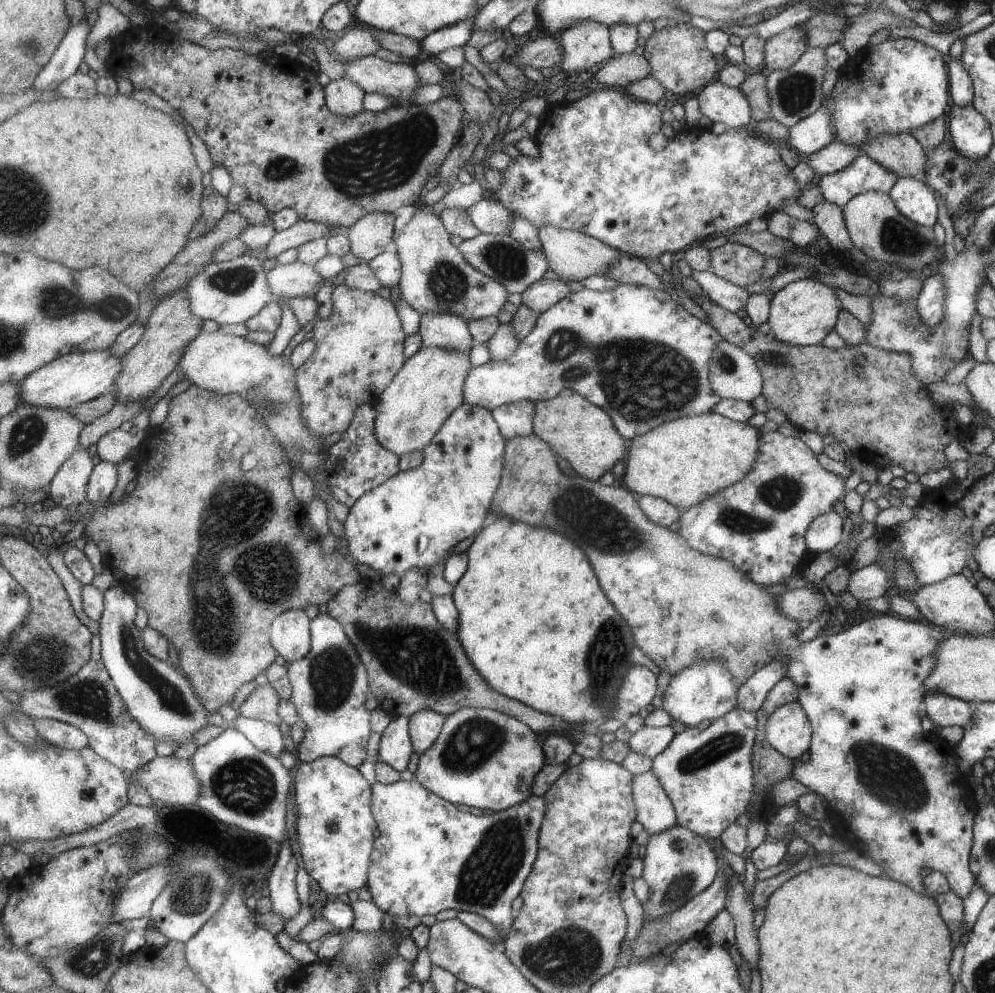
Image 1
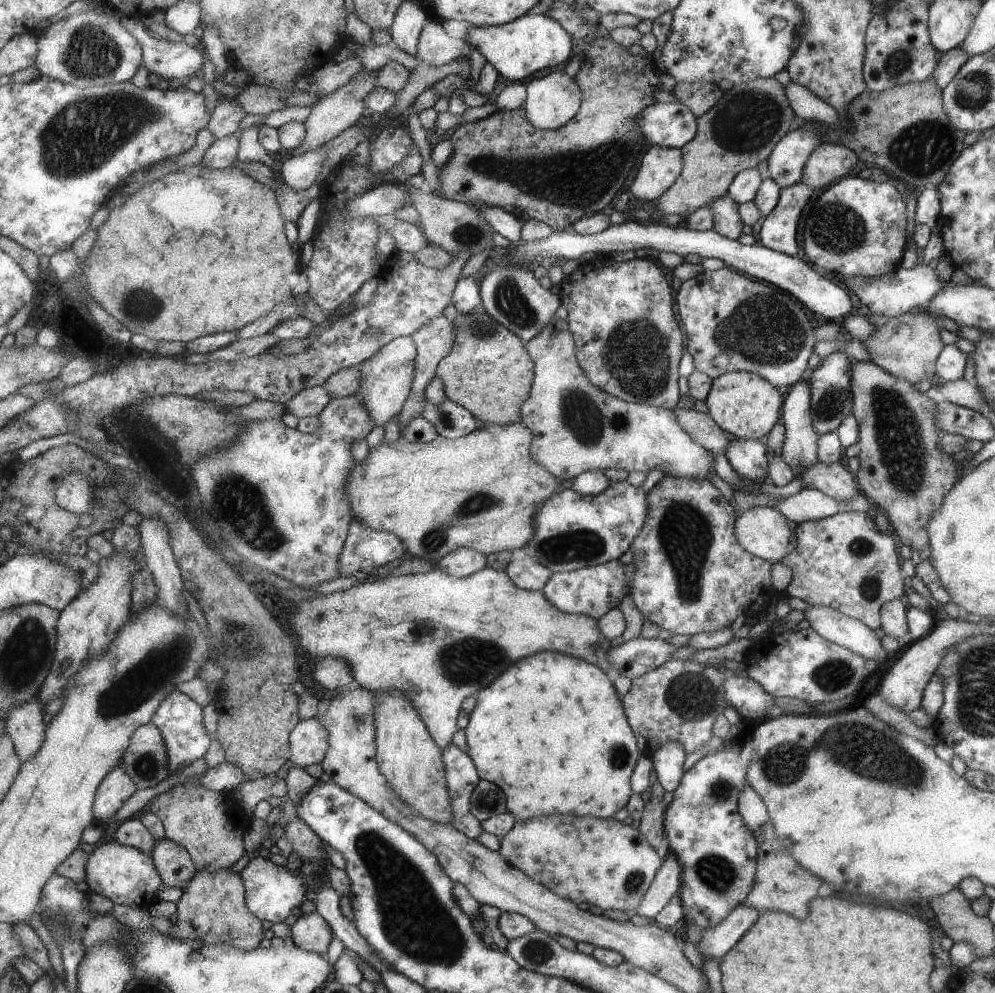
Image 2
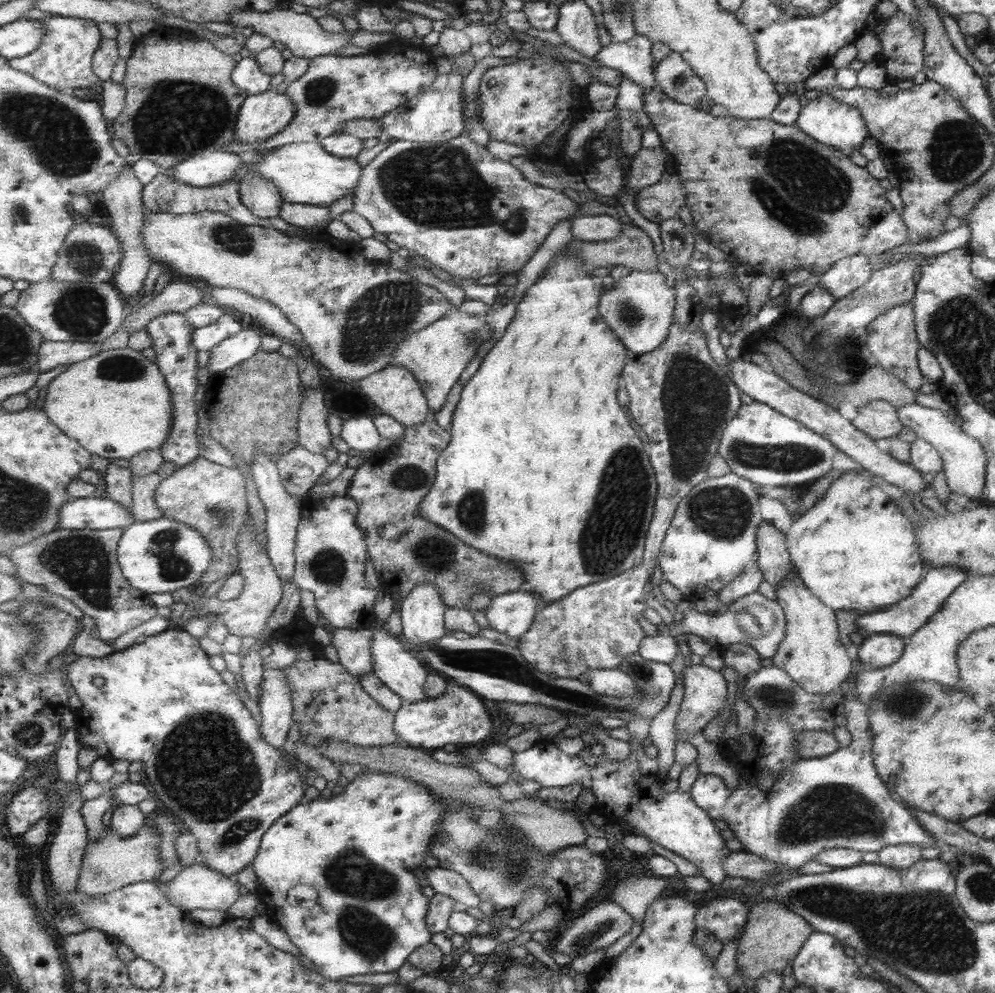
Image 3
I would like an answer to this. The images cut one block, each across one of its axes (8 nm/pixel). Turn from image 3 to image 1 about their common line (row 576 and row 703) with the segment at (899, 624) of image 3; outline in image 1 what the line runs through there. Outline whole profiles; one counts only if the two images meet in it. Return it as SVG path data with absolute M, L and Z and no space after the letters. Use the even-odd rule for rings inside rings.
M925 694L925 712L927 718L935 724L935 728L969 728L971 722L971 708L969 702L945 696L945 694Z

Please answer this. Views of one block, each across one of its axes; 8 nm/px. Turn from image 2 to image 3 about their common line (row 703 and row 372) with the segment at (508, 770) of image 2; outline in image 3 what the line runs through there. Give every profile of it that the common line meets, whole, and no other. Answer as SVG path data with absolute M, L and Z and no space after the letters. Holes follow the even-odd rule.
M559 254L553 260L553 268L533 286L527 290L525 300L517 304L517 316L507 326L509 330L505 336L497 342L497 346L483 358L481 368L477 374L465 384L463 398L455 410L453 420L453 442L439 458L439 474L437 484L433 486L431 494L425 498L421 510L423 516L427 516L431 522L443 526L445 530L459 536L467 546L485 552L489 556L497 556L503 562L509 562L519 572L523 572L527 580L527 592L533 592L541 596L543 604L549 606L553 602L563 600L571 592L591 586L595 582L603 582L607 578L613 578L617 574L625 574L627 570L633 570L643 560L643 540L647 526L651 526L651 514L657 504L657 474L649 466L649 454L643 452L645 444L639 442L635 430L631 430L621 406L615 400L617 390L617 378L621 372L621 366L625 360L625 346L623 342L613 334L613 330L607 326L607 322L599 314L599 292L595 282L585 274L581 260L571 258L567 254Z

